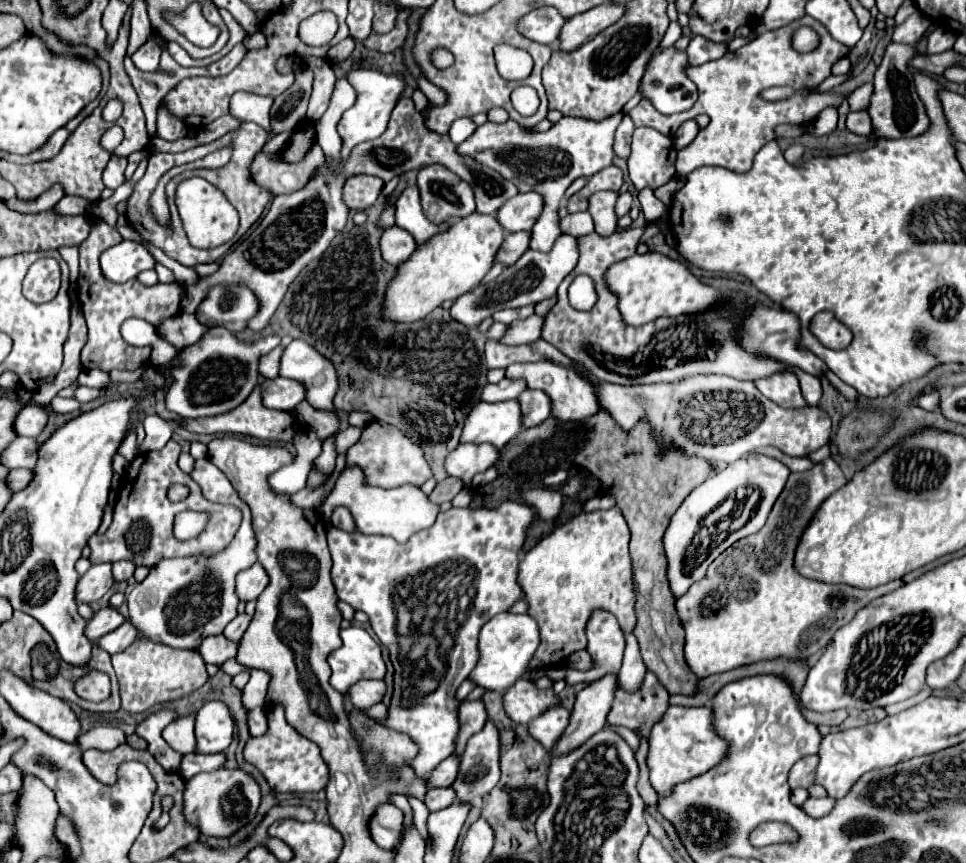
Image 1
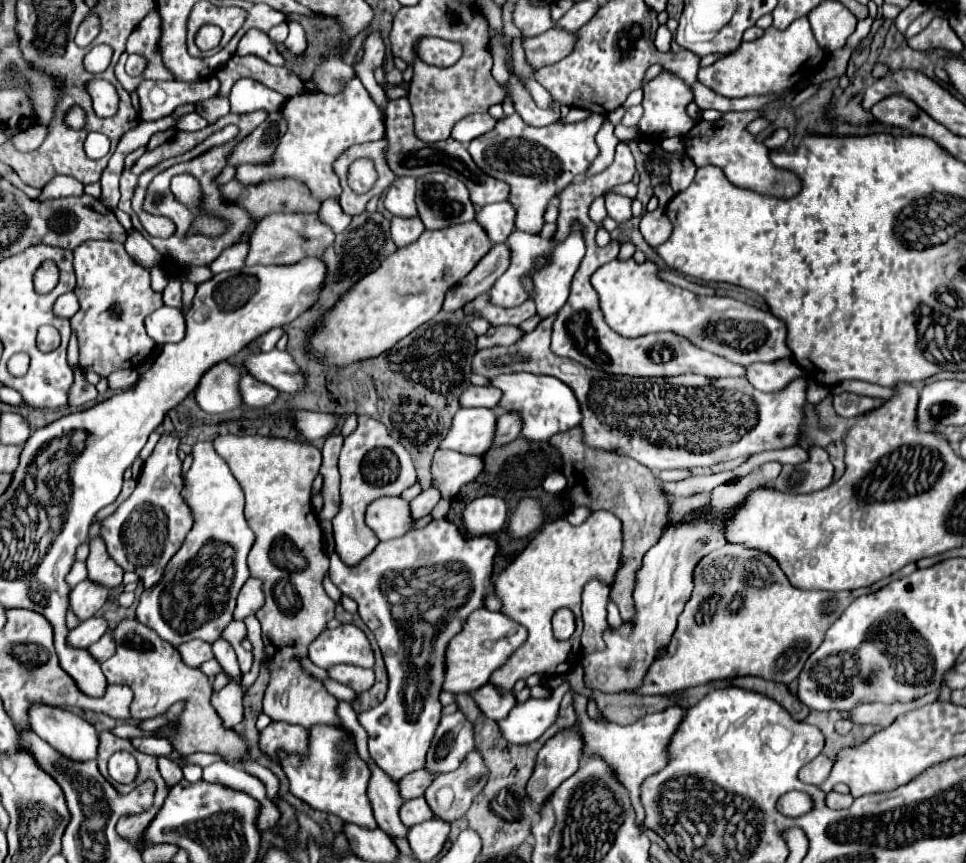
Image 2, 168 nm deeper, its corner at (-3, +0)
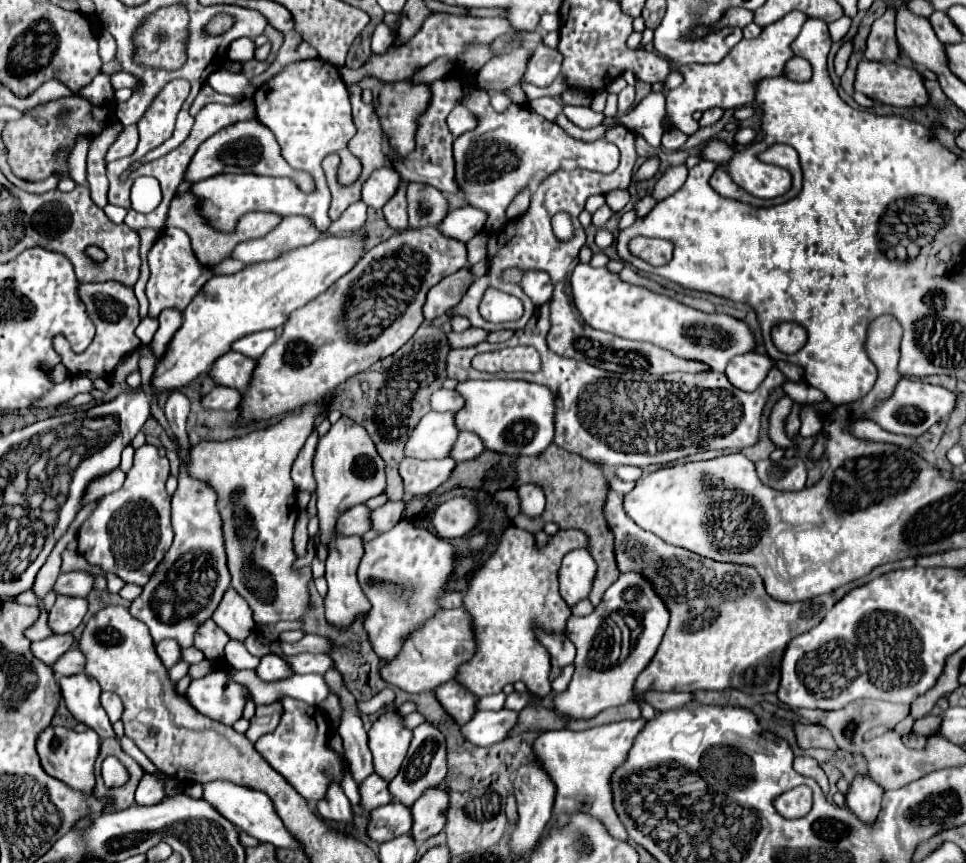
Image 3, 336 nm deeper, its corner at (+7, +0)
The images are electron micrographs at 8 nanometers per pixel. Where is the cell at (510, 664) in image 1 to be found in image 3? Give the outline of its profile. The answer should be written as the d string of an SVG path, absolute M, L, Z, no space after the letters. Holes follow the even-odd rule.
M465 608L441 610L439 616L433 616L433 620L425 622L421 630L413 632L413 636L405 640L401 656L397 656L399 660L381 666L381 678L409 694L435 690L441 684L455 680L459 666L469 662L475 654L477 654L477 640L469 612L465 612Z

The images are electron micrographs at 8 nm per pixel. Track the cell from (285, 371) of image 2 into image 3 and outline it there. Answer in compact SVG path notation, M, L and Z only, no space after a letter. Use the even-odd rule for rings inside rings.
M231 350L213 364L209 374L215 378L217 384L225 384L225 386L245 392L249 388L255 366L257 366L257 362L253 358Z

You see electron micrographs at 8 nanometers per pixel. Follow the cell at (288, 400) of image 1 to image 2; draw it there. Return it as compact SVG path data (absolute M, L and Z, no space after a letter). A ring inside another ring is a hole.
M245 372L241 376L241 380L239 380L239 392L243 396L243 404L249 406L249 408L269 406L269 404L273 404L273 400L279 394L275 388L271 388L267 384L259 382L259 380L255 380L253 376L249 376Z

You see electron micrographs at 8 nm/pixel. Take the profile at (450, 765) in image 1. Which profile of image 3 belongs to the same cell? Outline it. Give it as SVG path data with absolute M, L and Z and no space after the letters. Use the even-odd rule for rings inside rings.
M377 774L369 776L369 780L365 780L365 784L361 784L359 794L361 794L361 806L365 810L373 810L373 808L389 804L393 800L393 796L389 792L389 782Z

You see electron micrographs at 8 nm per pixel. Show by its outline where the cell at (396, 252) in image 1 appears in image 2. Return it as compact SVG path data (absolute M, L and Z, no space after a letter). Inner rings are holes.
M393 216L393 220L391 220L391 236L393 236L393 242L397 244L397 248L411 244L415 238L421 236L423 230L425 230L425 226L419 220L419 216L413 216L413 218Z

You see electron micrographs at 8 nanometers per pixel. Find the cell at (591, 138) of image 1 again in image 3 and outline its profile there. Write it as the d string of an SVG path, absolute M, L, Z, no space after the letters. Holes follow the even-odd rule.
M471 90L465 98L463 98L463 106L467 106L473 114L479 116L479 126L471 132L461 134L459 138L455 138L453 142L453 154L455 154L455 168L457 168L457 182L461 184L461 192L465 196L465 200L471 206L477 206L481 210L485 210L489 214L487 220L487 230L501 230L509 218L507 218L507 208L513 202L513 198L525 190L531 184L531 178L539 172L545 170L547 174L553 174L561 168L561 162L567 158L573 158L579 168L585 170L595 170L595 172L613 172L619 164L619 150L615 144L607 142L607 140L595 140L595 142L583 142L577 140L573 136L569 136L563 128L559 128L555 122L545 120L543 116L537 116L535 112L529 112L527 106L513 106L509 110L505 110L503 114L493 112L493 108L489 106L489 96L483 90Z

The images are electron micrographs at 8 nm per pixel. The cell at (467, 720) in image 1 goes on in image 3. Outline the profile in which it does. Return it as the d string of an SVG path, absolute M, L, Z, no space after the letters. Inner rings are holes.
M423 722L413 730L413 740L409 746L409 756L405 756L405 764L401 766L399 774L391 780L389 790L393 792L395 800L399 800L405 806L411 806L427 788L433 788L441 784L447 776L447 742L445 734L429 722Z

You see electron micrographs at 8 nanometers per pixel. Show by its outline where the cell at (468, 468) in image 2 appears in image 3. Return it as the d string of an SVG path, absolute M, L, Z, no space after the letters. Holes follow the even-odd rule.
M405 458L399 468L401 478L405 480L405 496L431 494L451 476L455 466L457 460L453 458L443 458L443 460Z

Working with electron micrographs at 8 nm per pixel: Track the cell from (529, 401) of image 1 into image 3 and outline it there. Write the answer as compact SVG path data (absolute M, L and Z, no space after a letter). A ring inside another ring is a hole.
M461 432L461 436L457 438L457 444L453 446L451 458L455 458L457 462L463 462L463 460L477 458L483 450L485 450L485 444L479 436L475 436L473 432Z

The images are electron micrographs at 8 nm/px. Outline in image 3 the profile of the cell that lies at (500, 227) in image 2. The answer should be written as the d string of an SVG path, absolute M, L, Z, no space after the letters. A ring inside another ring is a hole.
M463 206L459 210L449 212L449 216L445 218L445 224L441 224L441 232L445 232L445 236L453 236L461 242L467 242L483 230L485 222L487 222L485 210Z

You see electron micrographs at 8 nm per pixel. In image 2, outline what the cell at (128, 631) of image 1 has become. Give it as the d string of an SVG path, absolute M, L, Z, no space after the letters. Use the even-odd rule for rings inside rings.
M105 634L99 642L95 642L95 644L91 644L91 648L87 648L87 652L101 664L103 660L107 660L107 658L111 658L113 654L115 654L115 642L113 642L113 638L111 638L111 634Z

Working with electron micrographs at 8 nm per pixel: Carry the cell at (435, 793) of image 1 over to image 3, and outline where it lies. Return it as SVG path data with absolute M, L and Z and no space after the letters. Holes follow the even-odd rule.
M391 802L371 812L369 836L377 842L387 842L409 832L411 826L413 826L411 810L401 802Z

